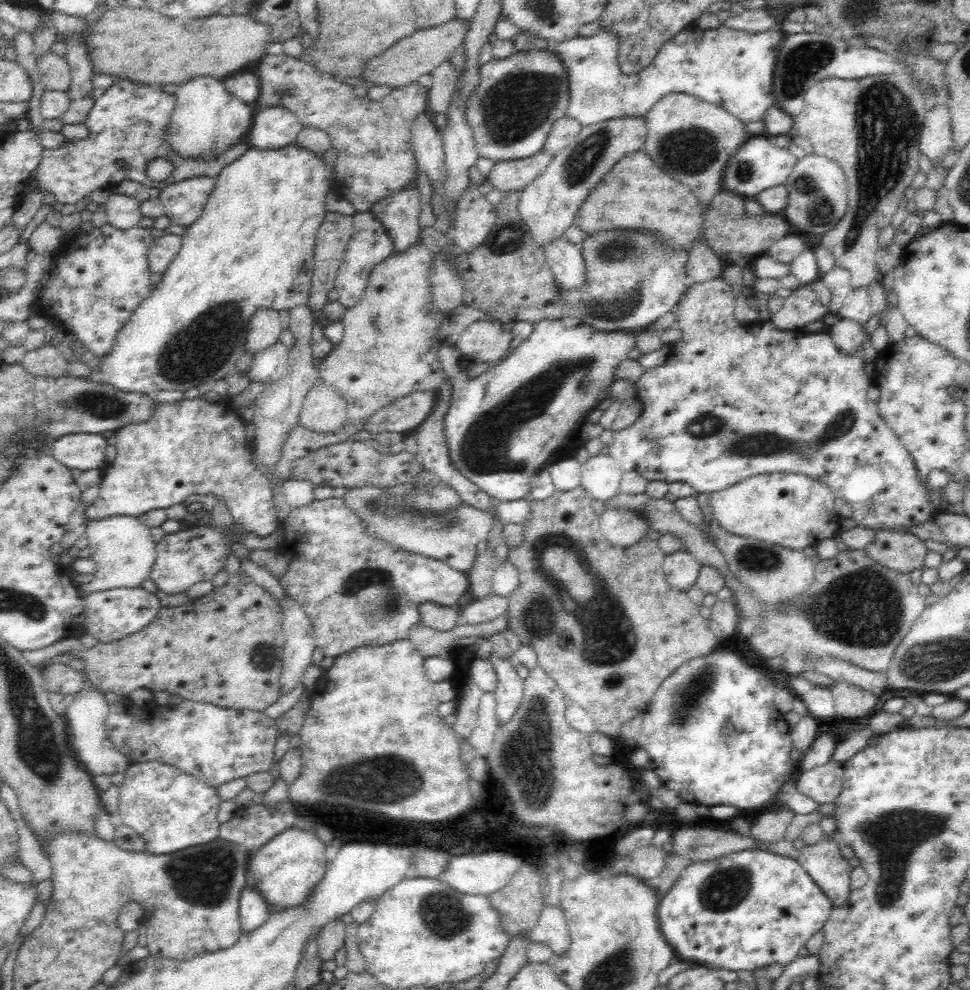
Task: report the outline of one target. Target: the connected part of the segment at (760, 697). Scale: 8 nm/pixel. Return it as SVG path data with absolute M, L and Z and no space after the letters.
M726 648L696 656L664 678L642 714L638 744L648 753L661 786L674 790L682 801L696 806L727 804L748 810L768 804L786 779L796 773L796 765L790 759L791 727L775 705L776 682L770 678L740 654L728 652Z

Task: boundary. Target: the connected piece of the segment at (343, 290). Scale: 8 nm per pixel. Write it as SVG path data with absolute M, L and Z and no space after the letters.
M371 210L356 212L352 217L353 233L340 263L334 288L339 294L338 302L344 305L346 309L353 307L363 297L368 282L370 282L373 268L395 253L395 246L393 240L389 237L388 231L372 214Z

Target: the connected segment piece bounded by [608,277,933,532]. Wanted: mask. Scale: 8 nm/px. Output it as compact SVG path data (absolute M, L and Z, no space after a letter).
M720 277L716 280L708 280L704 284L689 284L685 293L682 293L677 306L676 325L682 329L683 336L678 342L672 344L671 353L662 366L644 371L635 382L636 397L643 404L641 415L628 428L613 431L612 439L608 444L609 454L618 461L622 472L638 472L646 481L685 482L690 484L696 494L720 492L754 476L775 472L798 473L808 476L811 480L820 481L822 485L826 485L831 490L835 498L845 500L848 503L848 513L858 526L874 530L892 529L892 531L902 532L931 520L933 513L927 488L921 484L910 453L906 451L902 441L882 419L877 405L868 399L868 388L873 381L864 371L866 362L862 354L863 348L858 346L854 352L842 352L832 340L827 329L818 333L809 332L803 328L782 330L771 320L761 322L748 330L734 316L734 292L735 288L729 286Z

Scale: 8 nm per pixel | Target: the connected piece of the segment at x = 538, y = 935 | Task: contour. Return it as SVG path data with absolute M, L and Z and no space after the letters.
M544 902L536 926L527 931L526 935L533 942L549 946L554 956L560 957L562 952L566 952L570 942L563 910L559 906Z

